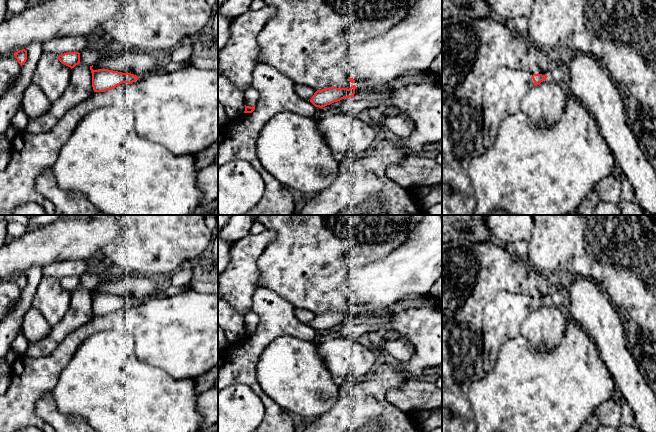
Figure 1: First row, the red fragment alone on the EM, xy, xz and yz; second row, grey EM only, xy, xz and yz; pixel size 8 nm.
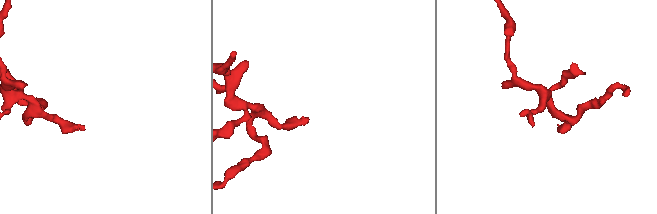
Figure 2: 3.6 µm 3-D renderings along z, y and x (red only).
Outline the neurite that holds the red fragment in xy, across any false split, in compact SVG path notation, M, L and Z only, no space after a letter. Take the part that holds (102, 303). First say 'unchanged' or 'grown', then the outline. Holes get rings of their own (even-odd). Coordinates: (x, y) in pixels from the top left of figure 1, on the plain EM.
unchanged; M93 289L90 290L92 297L92 311L94 316L104 316L111 314L122 307L132 308L139 303L138 300L131 297L122 297L108 293L93 294Z

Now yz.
grown; M499 291L485 306L482 327L483 368L486 373L494 368L500 348L508 340L509 335L519 335L528 315L547 301L528 295Z

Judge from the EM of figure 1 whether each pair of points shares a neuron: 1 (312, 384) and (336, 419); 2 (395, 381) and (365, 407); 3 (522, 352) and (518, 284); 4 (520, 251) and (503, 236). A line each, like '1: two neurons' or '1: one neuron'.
1: two neurons
2: one neuron
3: two neurons
4: two neurons

